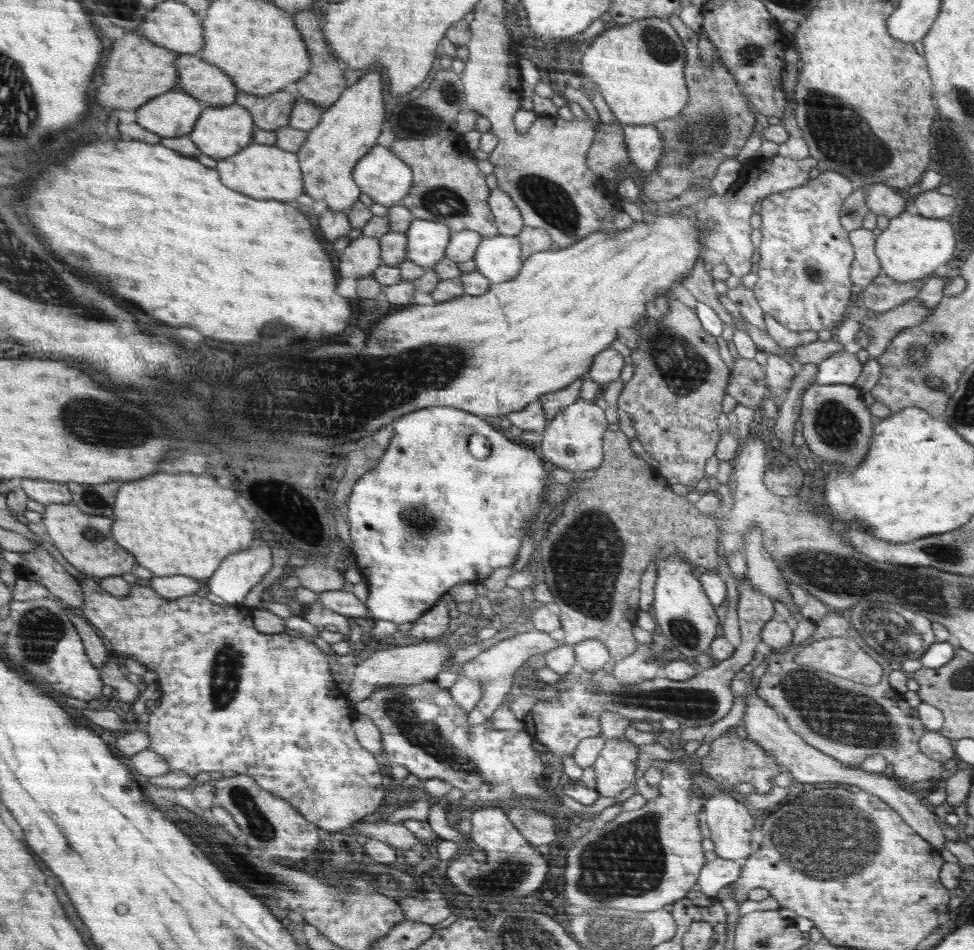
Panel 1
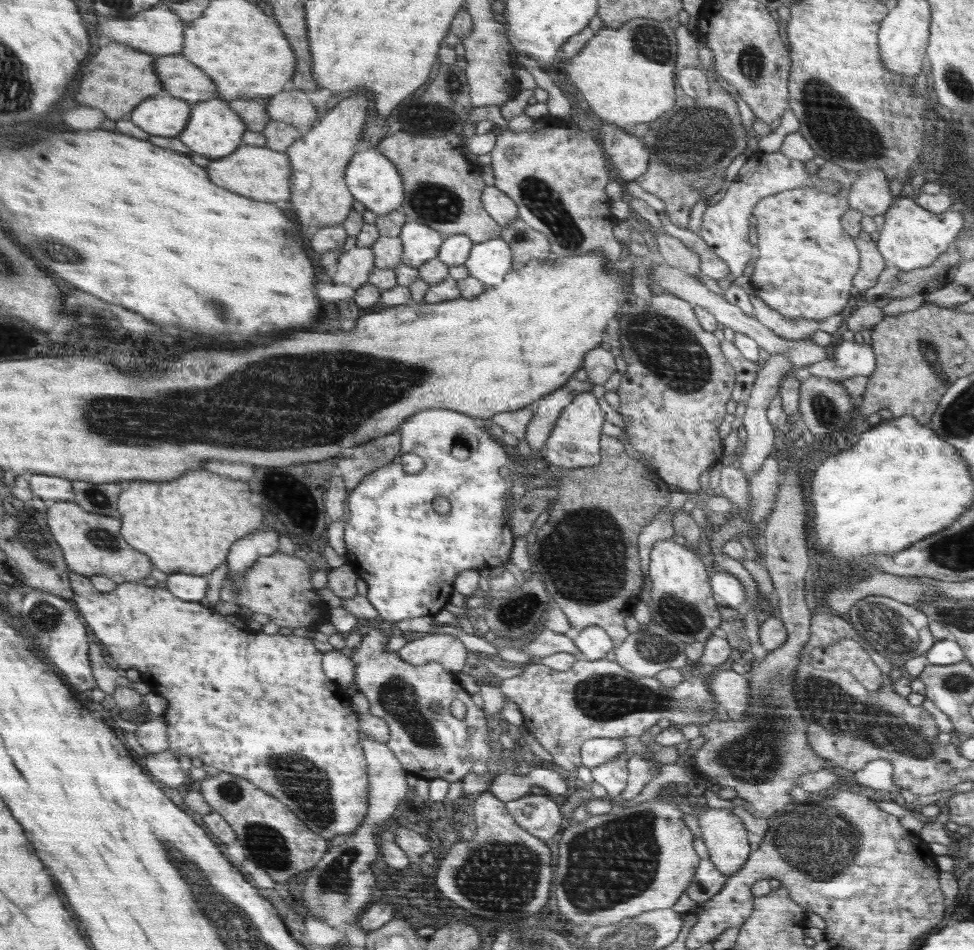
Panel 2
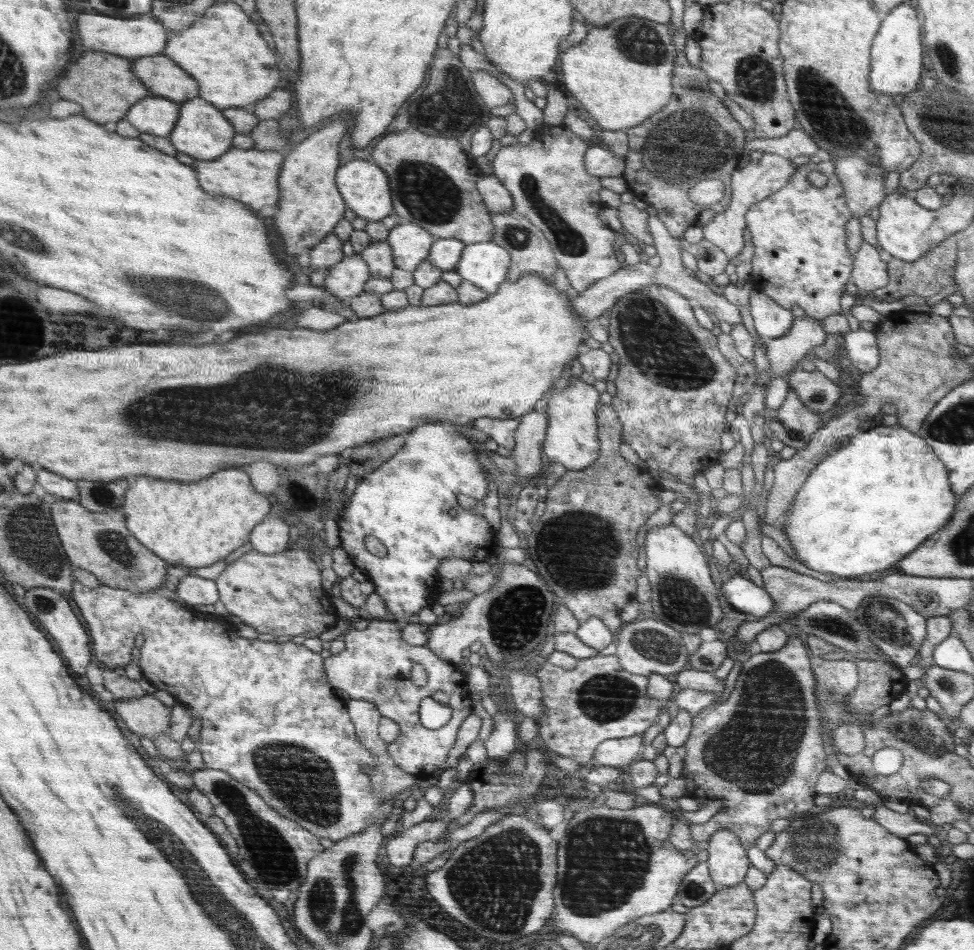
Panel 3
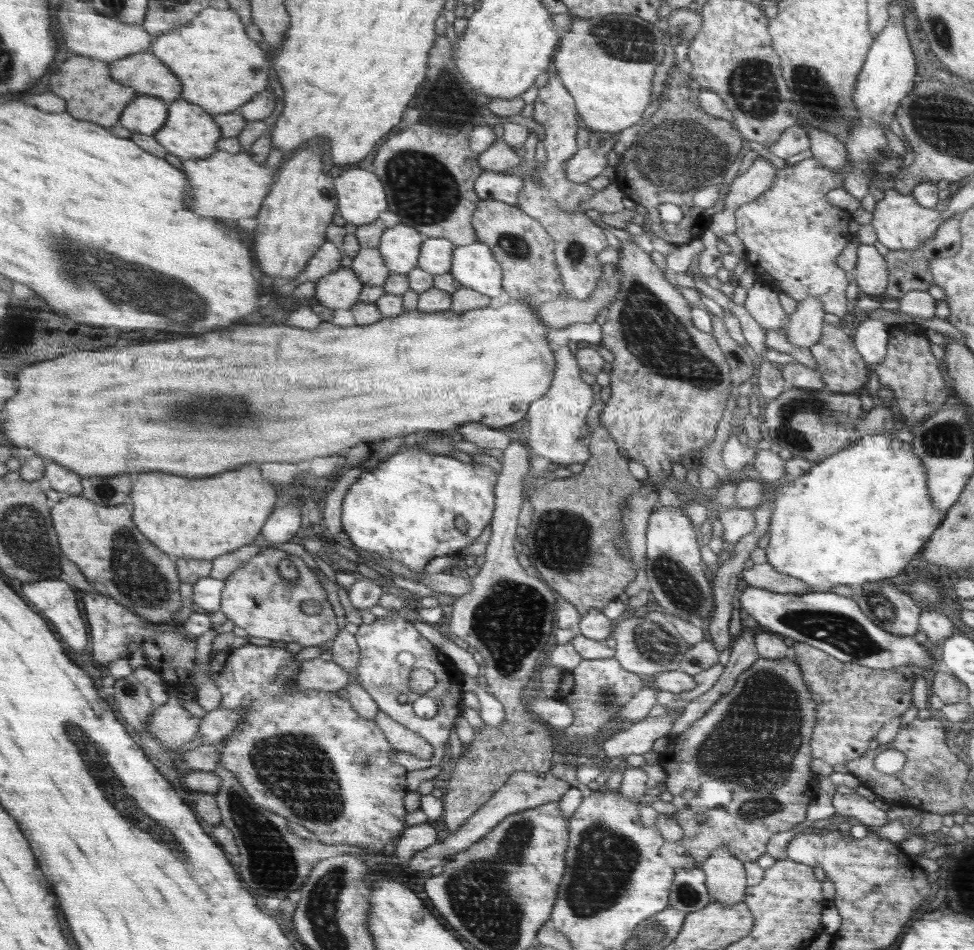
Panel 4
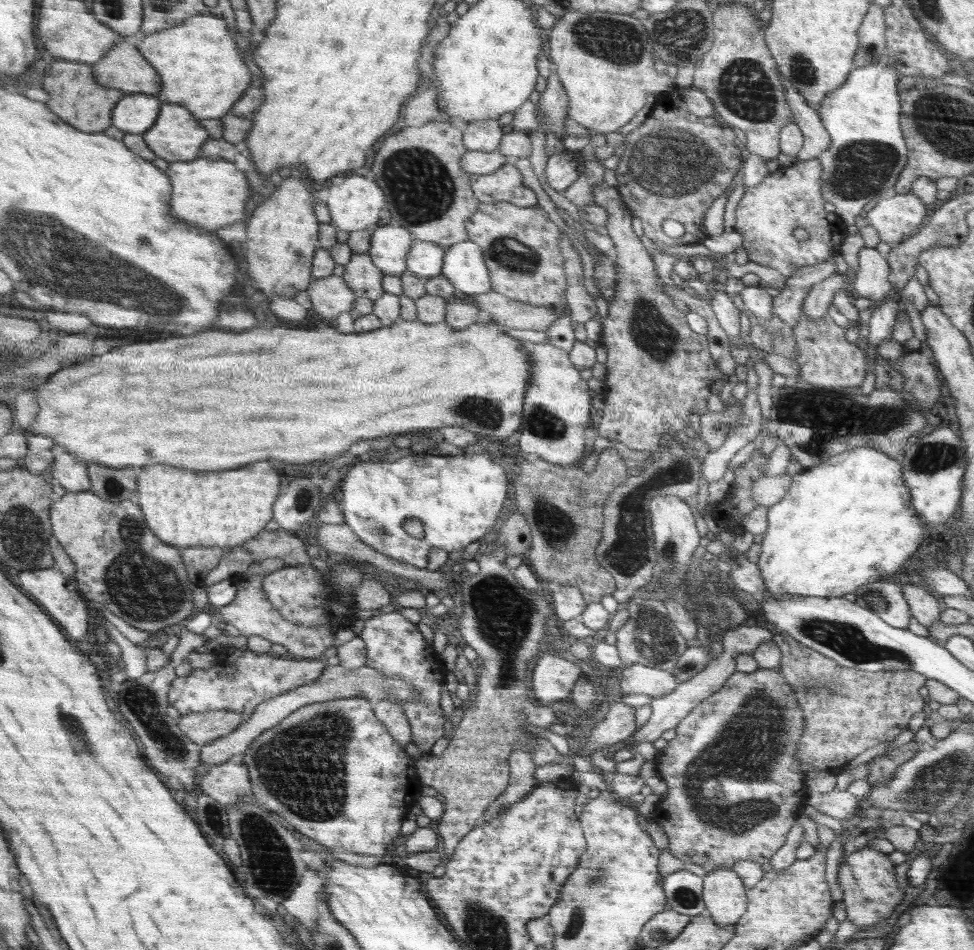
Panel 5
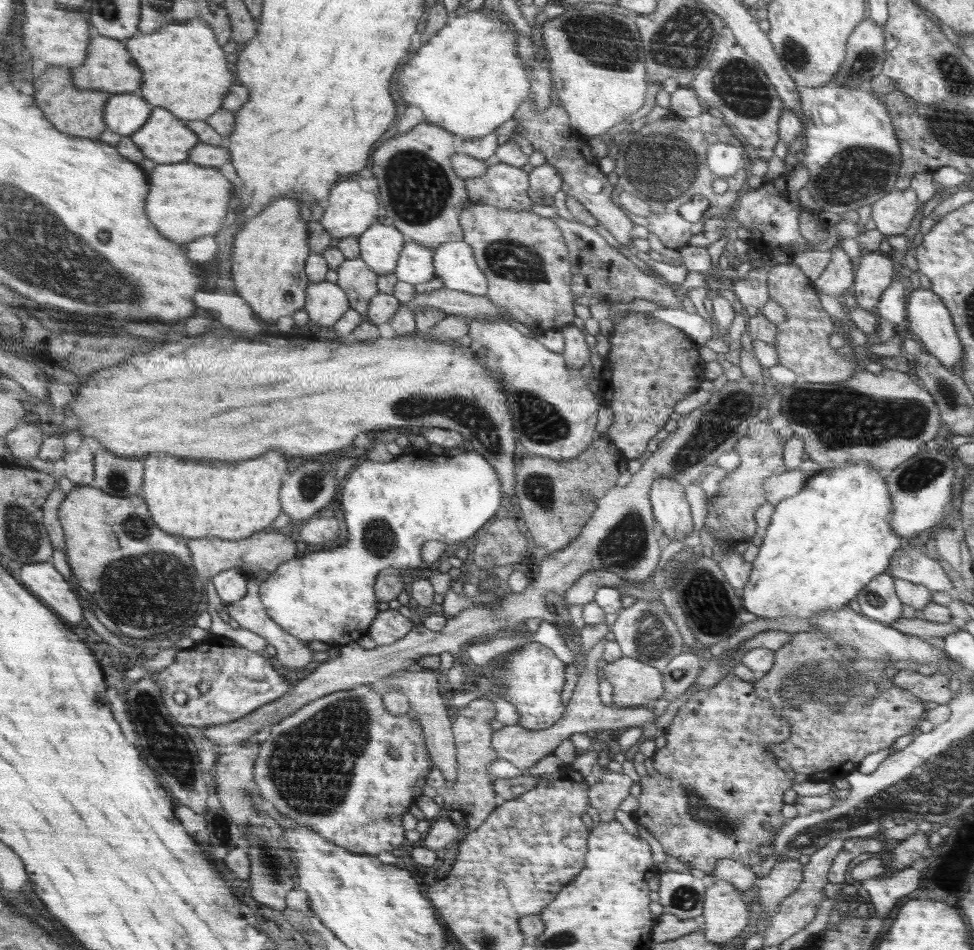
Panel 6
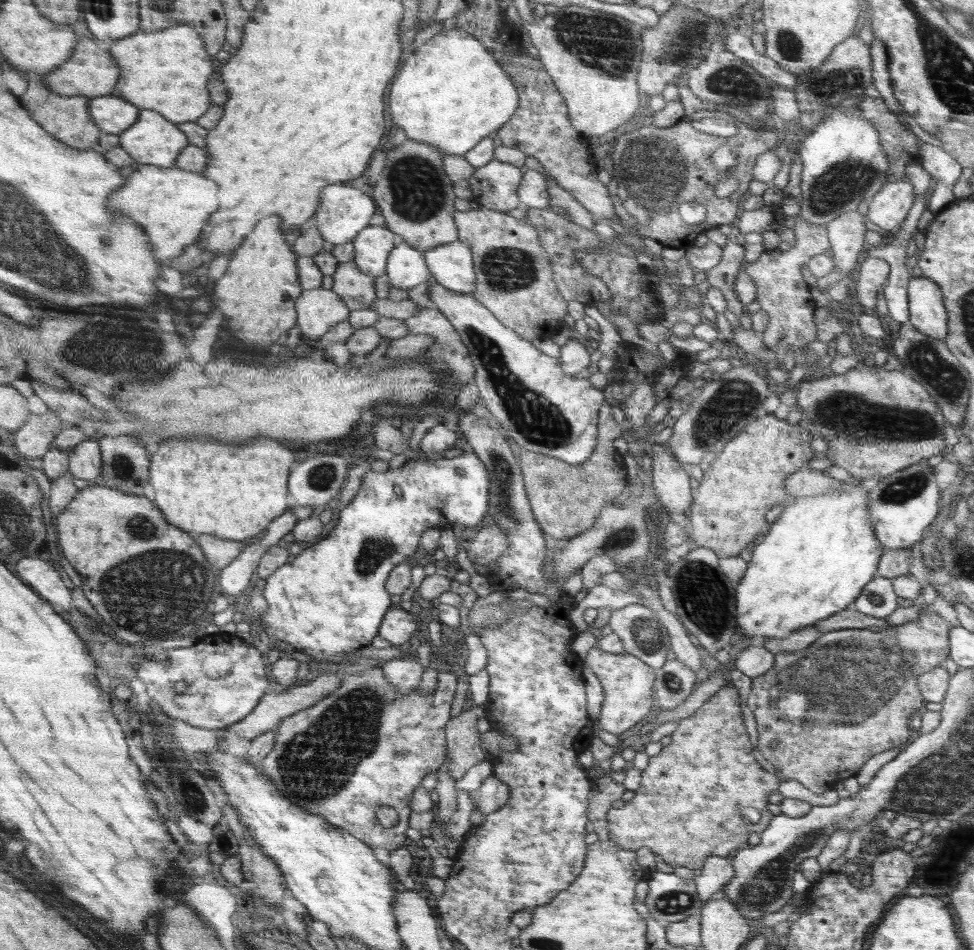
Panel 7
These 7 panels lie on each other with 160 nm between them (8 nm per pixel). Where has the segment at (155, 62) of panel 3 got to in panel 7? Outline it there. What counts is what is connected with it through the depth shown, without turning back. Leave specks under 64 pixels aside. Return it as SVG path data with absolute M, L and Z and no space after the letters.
M80 38L70 60L42 75L42 77L46 77L51 91L60 96L86 96L94 98L110 95L114 92L114 88L116 88L116 84L120 80L120 65L114 59L112 52L98 48L95 40Z

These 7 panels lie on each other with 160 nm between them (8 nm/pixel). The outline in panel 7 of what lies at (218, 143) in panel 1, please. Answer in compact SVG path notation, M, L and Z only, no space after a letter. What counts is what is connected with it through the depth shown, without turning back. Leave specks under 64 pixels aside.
M143 109L138 122L119 135L119 146L141 165L159 168L171 168L182 154L183 149L190 145L190 138L176 124L164 118L156 110Z

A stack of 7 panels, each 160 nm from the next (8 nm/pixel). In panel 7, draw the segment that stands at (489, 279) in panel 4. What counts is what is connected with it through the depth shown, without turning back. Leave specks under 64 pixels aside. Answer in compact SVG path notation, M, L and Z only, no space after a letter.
M462 241L442 244L425 252L427 267L438 284L457 293L472 294L476 286L473 257Z

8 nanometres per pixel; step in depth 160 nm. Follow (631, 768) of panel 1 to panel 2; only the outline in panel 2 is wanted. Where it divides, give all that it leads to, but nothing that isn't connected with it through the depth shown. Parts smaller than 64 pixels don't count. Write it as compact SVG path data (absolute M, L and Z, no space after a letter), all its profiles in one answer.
M625 752L617 754L612 762L605 762L591 768L594 781L606 789L608 798L616 800L627 785L627 762L629 755Z

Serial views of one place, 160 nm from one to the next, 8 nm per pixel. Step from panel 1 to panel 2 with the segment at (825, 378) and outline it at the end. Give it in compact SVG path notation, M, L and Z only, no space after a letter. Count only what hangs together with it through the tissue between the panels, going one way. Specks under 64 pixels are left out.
M843 341L834 348L830 358L810 364L807 369L811 375L840 381L851 376L869 377L876 365L877 360L869 344Z

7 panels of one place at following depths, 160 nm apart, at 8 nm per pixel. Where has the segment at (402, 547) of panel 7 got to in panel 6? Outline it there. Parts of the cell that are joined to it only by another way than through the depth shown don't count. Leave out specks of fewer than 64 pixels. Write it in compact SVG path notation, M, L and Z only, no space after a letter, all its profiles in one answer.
M416 450L416 452L400 452L397 456L402 456L398 460L390 462L364 462L364 464L357 464L354 466L350 473L344 479L344 490L341 492L341 496L337 503L340 504L341 511L345 518L346 526L348 529L348 541L343 546L338 546L335 549L328 549L327 551L315 551L306 553L302 558L298 557L286 562L283 562L270 576L262 582L260 585L260 600L264 609L266 609L267 616L278 625L278 627L286 630L290 635L299 638L300 640L312 641L320 640L332 646L343 647L351 641L356 641L370 631L370 625L372 625L379 615L379 611L376 608L378 600L375 596L375 578L379 575L380 571L387 568L401 569L404 566L420 566L422 564L422 558L420 558L420 548L426 540L439 540L446 544L456 544L460 540L466 540L470 538L478 528L482 528L500 508L502 504L502 481L500 479L497 469L480 453L477 451L465 451L458 453L455 456L435 455L429 450Z

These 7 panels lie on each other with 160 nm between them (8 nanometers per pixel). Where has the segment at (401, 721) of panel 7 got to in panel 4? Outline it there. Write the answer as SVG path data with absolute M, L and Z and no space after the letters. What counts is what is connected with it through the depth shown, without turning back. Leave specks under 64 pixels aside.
M249 642L247 645L242 645L234 650L222 650L222 652L211 650L208 671L210 671L214 684L216 684L223 696L219 706L227 709L240 707L245 712L242 723L230 735L226 736L225 741L222 740L223 747L219 764L234 773L239 779L242 788L251 795L252 800L259 805L263 805L269 811L279 813L280 816L288 816L288 820L304 826L306 830L312 832L308 836L314 836L322 844L348 844L348 846L360 846L372 850L372 852L380 852L386 846L386 842L390 842L392 838L398 838L398 834L404 830L404 818L406 818L404 794L408 792L404 765L395 762L395 757L393 756L395 749L386 740L382 730L376 726L374 719L366 720L363 716L360 716L351 702L348 702L348 699L342 700L340 696L336 695L336 692L291 688L291 683L286 683L286 680L281 678L279 673L284 676L291 675L296 672L296 668L303 666L303 663L295 660L295 656L290 654L284 645L280 644L263 647Z

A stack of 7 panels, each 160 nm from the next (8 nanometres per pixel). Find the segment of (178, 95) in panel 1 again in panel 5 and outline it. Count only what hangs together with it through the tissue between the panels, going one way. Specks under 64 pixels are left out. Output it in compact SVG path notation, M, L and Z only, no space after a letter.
M129 93L119 100L112 125L125 134L144 134L158 122L162 102L155 95Z

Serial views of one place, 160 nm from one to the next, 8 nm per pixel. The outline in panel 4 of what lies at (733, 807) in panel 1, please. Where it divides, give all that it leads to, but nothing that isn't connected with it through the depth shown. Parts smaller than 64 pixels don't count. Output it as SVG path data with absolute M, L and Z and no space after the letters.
M728 848L716 851L701 866L708 892L720 904L732 906L746 898L744 862Z

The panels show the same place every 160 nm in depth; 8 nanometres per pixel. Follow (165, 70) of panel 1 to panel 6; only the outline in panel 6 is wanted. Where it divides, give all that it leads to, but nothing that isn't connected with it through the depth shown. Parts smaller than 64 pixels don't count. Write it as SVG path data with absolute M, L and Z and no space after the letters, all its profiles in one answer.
M50 65L44 74L36 77L33 85L36 106L43 110L48 120L60 130L60 133L96 141L108 130L105 110L112 94L100 90L80 89L72 79L72 67Z

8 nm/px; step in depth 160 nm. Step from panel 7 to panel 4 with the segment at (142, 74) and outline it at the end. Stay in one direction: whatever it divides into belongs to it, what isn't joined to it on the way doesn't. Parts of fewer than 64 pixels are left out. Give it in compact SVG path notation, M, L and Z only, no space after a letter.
M205 8L190 23L155 37L150 46L150 51L182 81L180 98L199 105L212 116L236 111L268 84L270 58L246 36L242 23L239 13L230 8Z

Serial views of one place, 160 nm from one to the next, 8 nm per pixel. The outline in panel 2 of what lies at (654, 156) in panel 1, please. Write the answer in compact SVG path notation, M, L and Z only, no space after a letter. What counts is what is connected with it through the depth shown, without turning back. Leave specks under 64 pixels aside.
M602 123L598 134L612 161L612 169L623 181L635 181L647 172L651 156L646 151L644 141L628 135L624 128L608 123Z

